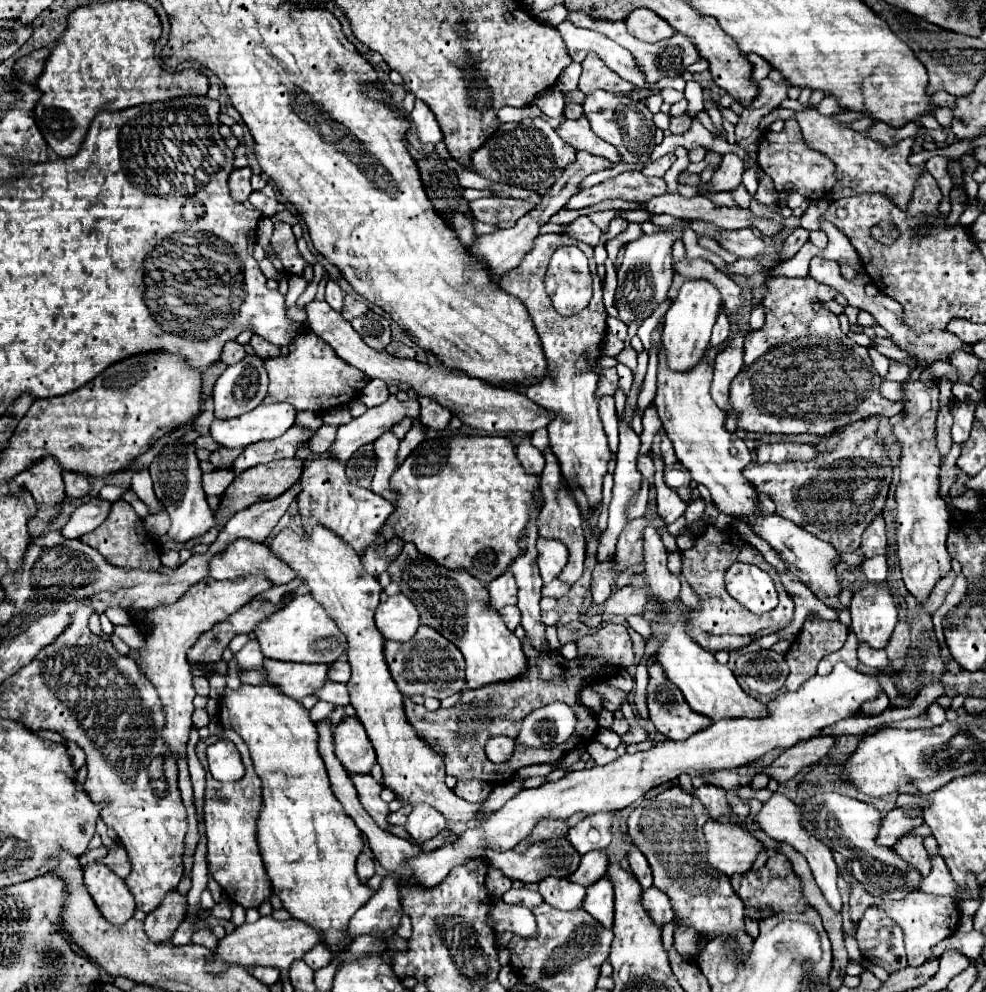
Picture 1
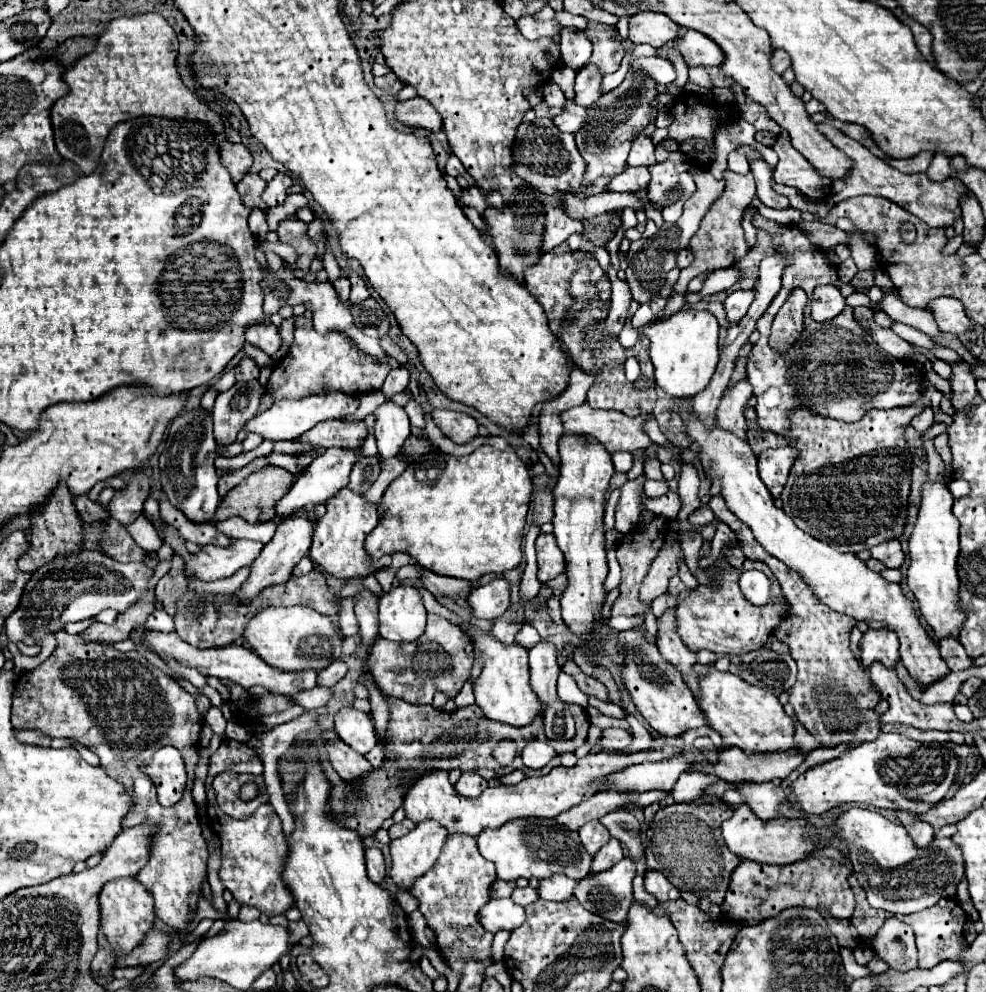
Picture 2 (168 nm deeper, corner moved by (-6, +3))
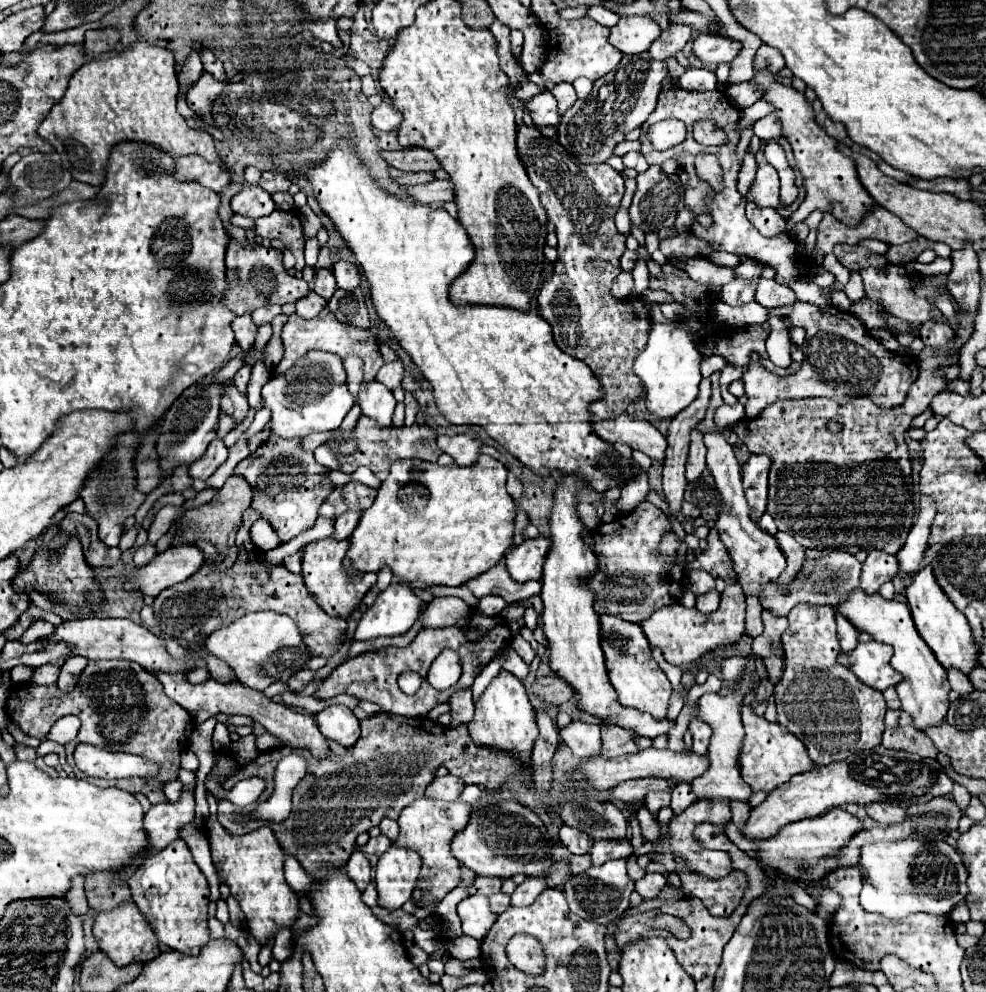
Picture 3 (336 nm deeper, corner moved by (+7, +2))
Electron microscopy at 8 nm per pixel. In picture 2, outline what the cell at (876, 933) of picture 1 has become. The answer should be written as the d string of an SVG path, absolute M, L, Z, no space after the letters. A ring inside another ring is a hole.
M885 919L883 927L871 939L871 947L895 971L911 971L917 967L915 935L911 927L899 919Z

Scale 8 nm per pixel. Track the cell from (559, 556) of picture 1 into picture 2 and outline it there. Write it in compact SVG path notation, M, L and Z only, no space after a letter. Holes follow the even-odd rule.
M541 533L537 537L535 545L537 545L537 565L539 565L537 577L541 583L547 583L549 579L553 579L565 571L565 557L559 551L559 547L555 545L553 535Z

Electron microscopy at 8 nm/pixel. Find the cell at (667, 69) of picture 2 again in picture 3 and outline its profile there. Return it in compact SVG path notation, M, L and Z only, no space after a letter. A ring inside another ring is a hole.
M688 66L688 70L678 80L678 86L686 88L686 90L692 90L692 88L694 90L714 90L718 86L718 82L716 82L714 72L704 70L704 68Z

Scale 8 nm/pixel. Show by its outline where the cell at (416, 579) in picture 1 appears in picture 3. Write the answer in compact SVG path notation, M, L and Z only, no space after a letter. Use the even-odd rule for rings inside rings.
M500 672L500 676L496 676L488 690L480 696L478 704L476 704L476 714L474 720L468 724L470 736L476 744L482 744L482 748L494 748L500 752L506 750L514 750L518 764L522 766L522 774L524 774L524 782L530 780L528 772L530 772L530 752L534 746L534 740L538 736L538 726L536 726L536 714L532 710L532 704L528 700L526 688L522 686L522 682L508 674L508 672Z

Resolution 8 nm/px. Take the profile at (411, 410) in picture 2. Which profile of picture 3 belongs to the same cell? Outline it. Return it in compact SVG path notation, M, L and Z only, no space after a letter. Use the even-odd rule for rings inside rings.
M406 392L404 404L406 404L406 424L408 424L408 426L412 426L412 424L416 422L416 414L420 412L420 406L418 406L416 398L414 398L410 392Z

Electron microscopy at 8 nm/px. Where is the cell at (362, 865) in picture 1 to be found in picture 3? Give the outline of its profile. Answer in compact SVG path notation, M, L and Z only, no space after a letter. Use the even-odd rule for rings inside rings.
M356 850L356 852L350 856L350 860L346 862L346 874L348 874L348 878L356 884L358 890L364 890L364 888L370 884L370 870L372 870L370 862L368 862L366 856L364 856L362 852L358 852L358 850Z

